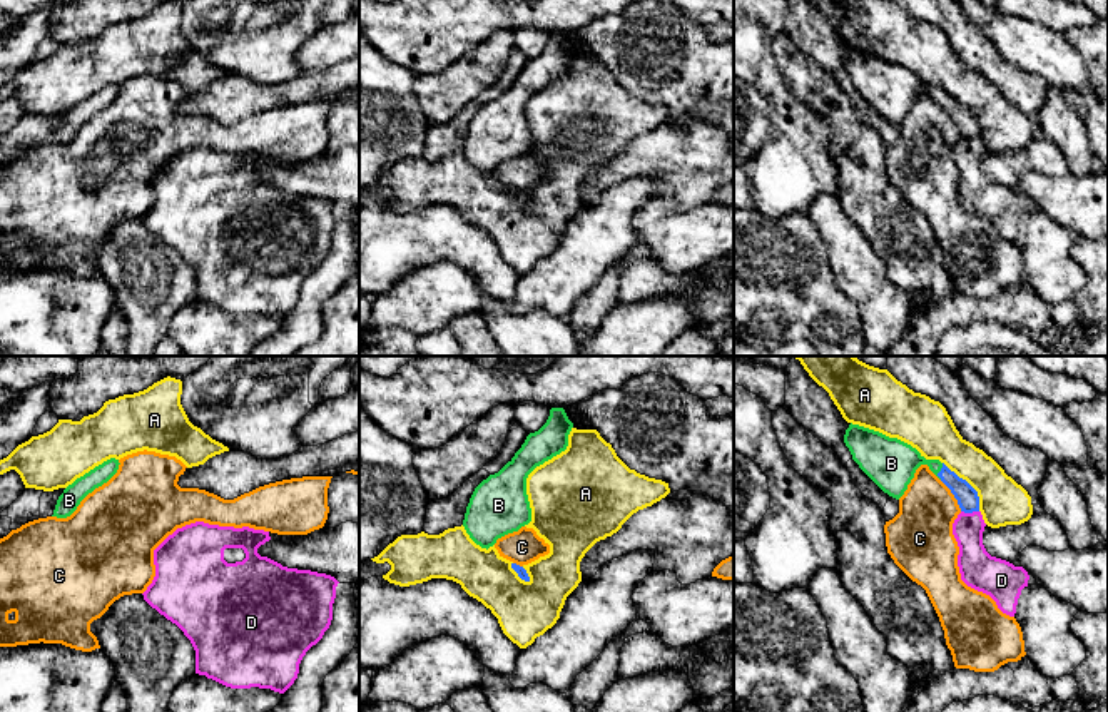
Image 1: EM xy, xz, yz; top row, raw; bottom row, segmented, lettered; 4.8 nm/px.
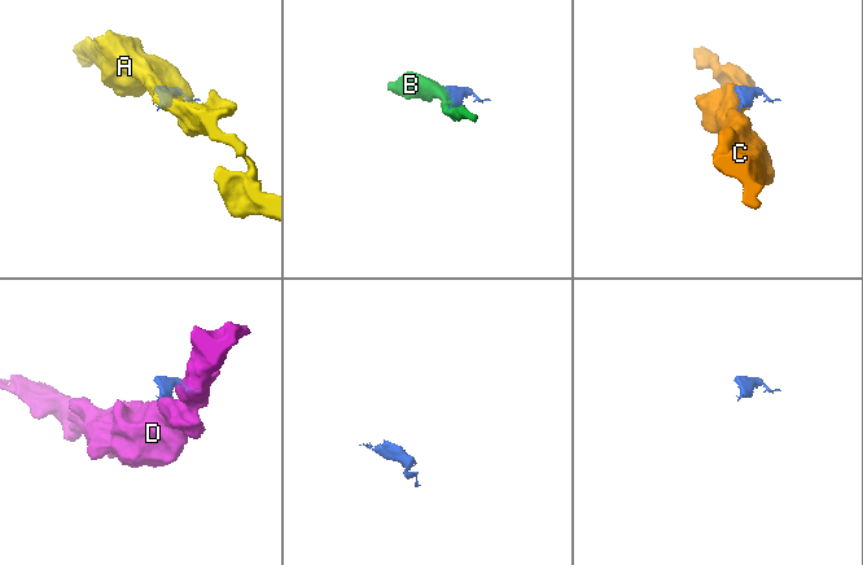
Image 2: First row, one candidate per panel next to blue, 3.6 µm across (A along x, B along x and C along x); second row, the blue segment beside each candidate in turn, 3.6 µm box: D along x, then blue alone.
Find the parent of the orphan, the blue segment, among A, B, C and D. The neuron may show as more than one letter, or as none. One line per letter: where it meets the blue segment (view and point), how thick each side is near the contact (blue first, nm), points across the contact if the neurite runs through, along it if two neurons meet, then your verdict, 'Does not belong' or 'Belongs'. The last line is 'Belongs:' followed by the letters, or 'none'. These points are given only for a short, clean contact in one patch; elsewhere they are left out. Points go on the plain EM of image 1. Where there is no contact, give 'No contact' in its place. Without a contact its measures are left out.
A: Touches blue at yz (970, 111). Thickness 110 nm (blue) against 220 nm. Does not belong
B: Touches blue at yz (940, 97). Thickness 110 nm (blue) against 240 nm. Path across: yz (968, 126), (940, 97), (928, 87), (891, 89). Belongs
C: Touches blue at yz (953, 119). Thickness 110 nm (blue) against 300 nm. Does not belong
D: Touches blue at yz (970, 137). Thickness 110 nm (blue) against 160 nm. Boundary: yz (961, 136), (978, 137). Does not belong
Belongs: B

